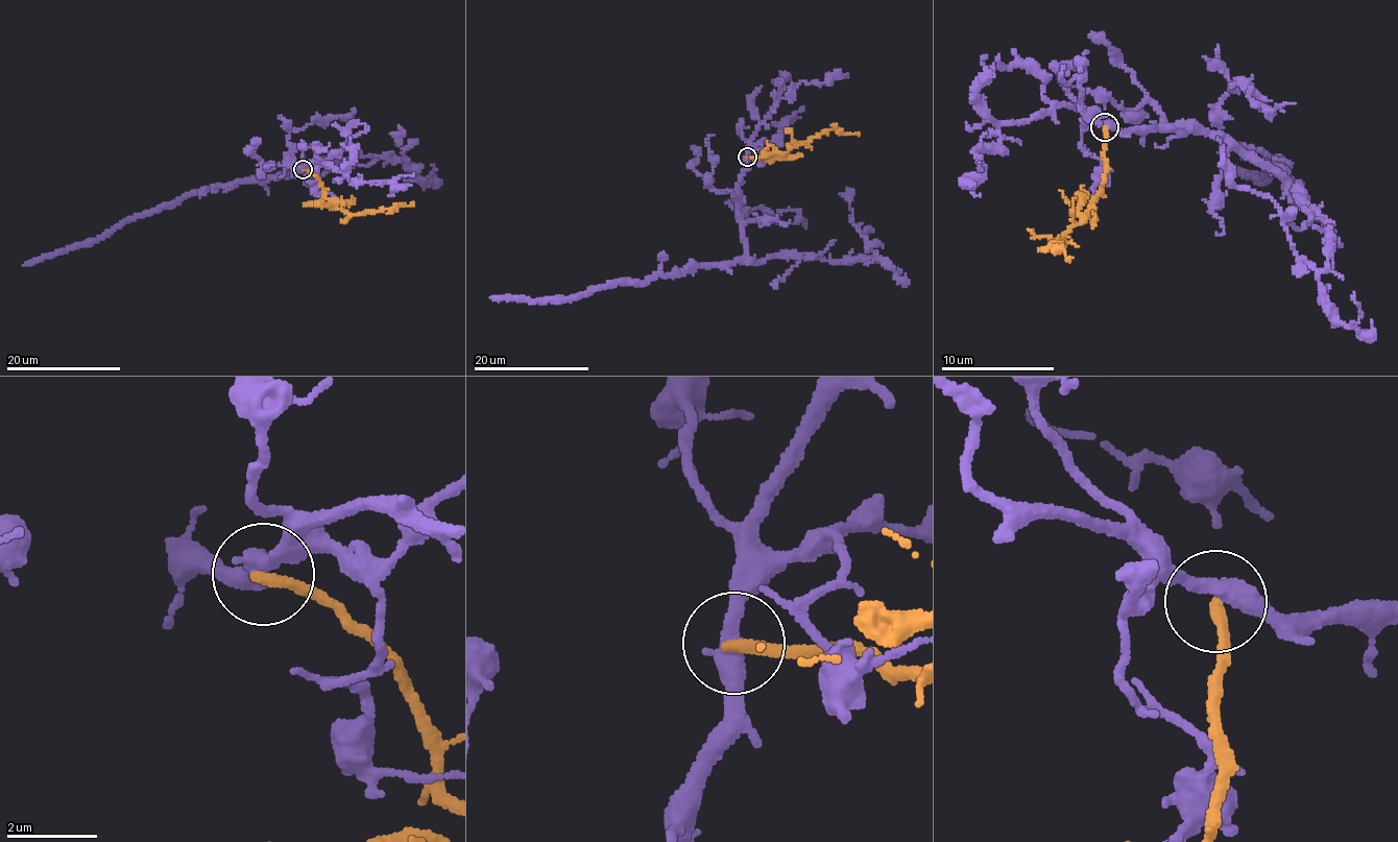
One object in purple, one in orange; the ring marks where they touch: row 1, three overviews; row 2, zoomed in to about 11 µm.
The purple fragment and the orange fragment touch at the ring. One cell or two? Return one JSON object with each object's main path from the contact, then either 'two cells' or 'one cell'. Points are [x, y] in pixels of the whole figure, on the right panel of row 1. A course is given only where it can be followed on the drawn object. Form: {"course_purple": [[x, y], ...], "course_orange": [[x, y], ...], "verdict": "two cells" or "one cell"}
{"course_purple": [[1104, 124], [1222, 131], [1286, 181], [1280, 154], [1278, 166], [1263, 159], [1262, 178], [1231, 165], [1222, 168]], "course_orange": [[1104, 127], [1103, 189], [1081, 223], [1062, 239], [1066, 244], [1050, 245], [1067, 258]], "verdict": "two cells"}

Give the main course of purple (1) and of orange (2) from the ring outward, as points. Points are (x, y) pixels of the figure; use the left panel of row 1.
1: (303, 168), (289, 164), (286, 157), (284, 171), (195, 190), (127, 218), (97, 238), (23, 265)
2: (303, 169), (319, 179), (323, 193), (339, 210), (355, 215), (413, 203)

